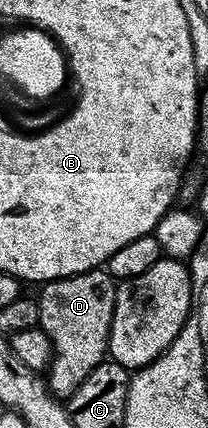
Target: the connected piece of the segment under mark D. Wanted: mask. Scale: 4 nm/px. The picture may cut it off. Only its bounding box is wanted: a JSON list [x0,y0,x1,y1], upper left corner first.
[38,269,118,400]

